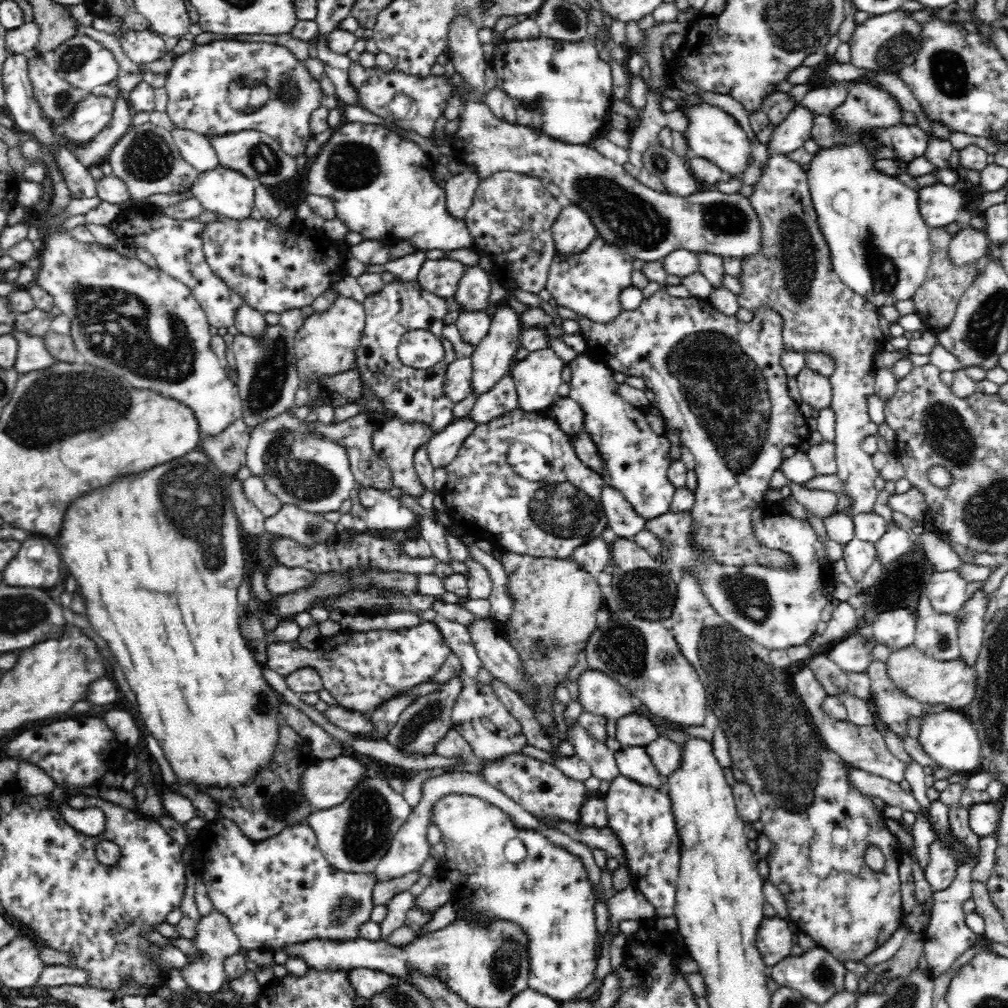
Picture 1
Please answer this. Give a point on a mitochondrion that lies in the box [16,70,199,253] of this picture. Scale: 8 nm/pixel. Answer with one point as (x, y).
(149, 157)

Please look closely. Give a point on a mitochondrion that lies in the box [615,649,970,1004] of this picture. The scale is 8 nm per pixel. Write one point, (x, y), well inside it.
(824, 974)

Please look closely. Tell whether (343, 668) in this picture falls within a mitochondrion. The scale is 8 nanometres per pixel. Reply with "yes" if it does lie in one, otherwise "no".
no

